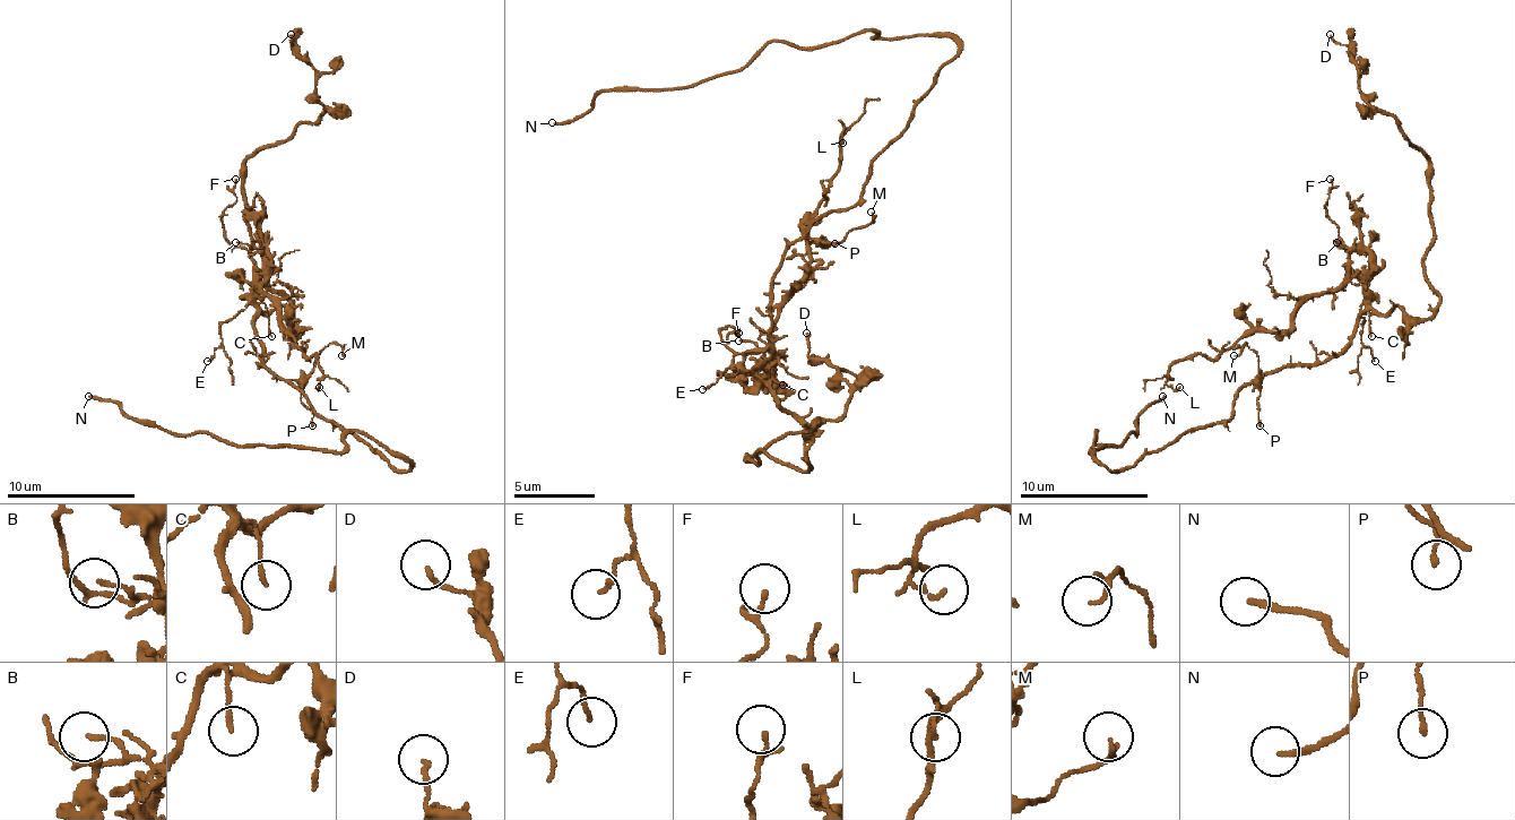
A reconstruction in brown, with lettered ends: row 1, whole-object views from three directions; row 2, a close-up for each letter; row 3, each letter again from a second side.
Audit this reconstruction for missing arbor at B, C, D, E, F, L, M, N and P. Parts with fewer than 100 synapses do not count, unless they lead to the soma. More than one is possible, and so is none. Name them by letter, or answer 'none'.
N

